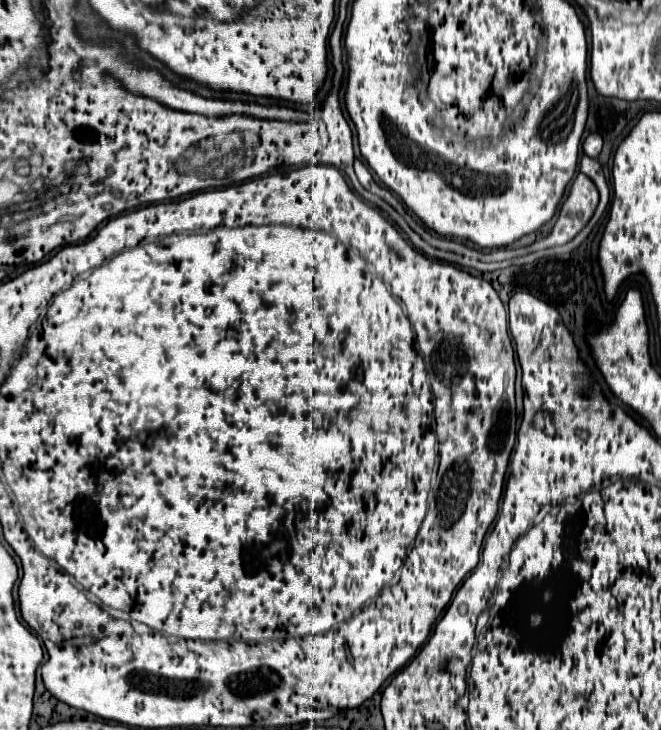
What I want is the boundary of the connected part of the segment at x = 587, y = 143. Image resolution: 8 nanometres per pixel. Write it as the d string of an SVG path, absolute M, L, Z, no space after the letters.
M590 134L590 136L584 140L584 144L582 144L584 154L588 154L590 158L598 158L598 154L600 154L600 150L602 150L602 144L604 144L604 140L602 140L600 134Z

